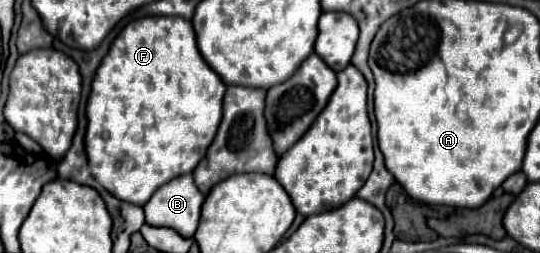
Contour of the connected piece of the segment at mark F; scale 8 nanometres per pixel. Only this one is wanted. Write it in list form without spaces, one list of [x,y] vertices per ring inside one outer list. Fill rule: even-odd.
[[[146,16],[139,19],[132,20],[129,25],[123,27],[123,31],[113,39],[109,53],[103,57],[99,69],[93,75],[91,81],[91,93],[87,99],[87,107],[85,107],[85,115],[87,115],[87,133],[85,133],[85,153],[89,159],[89,167],[91,173],[95,177],[95,181],[99,181],[99,185],[103,185],[111,195],[115,195],[121,201],[129,201],[133,205],[145,205],[151,195],[165,185],[167,181],[191,173],[199,161],[205,157],[207,147],[211,145],[217,127],[221,123],[221,103],[223,103],[223,93],[225,93],[227,85],[221,81],[221,77],[211,71],[211,67],[203,61],[197,43],[195,43],[195,33],[193,33],[193,25],[191,21],[183,21],[183,17],[178,16]]]

